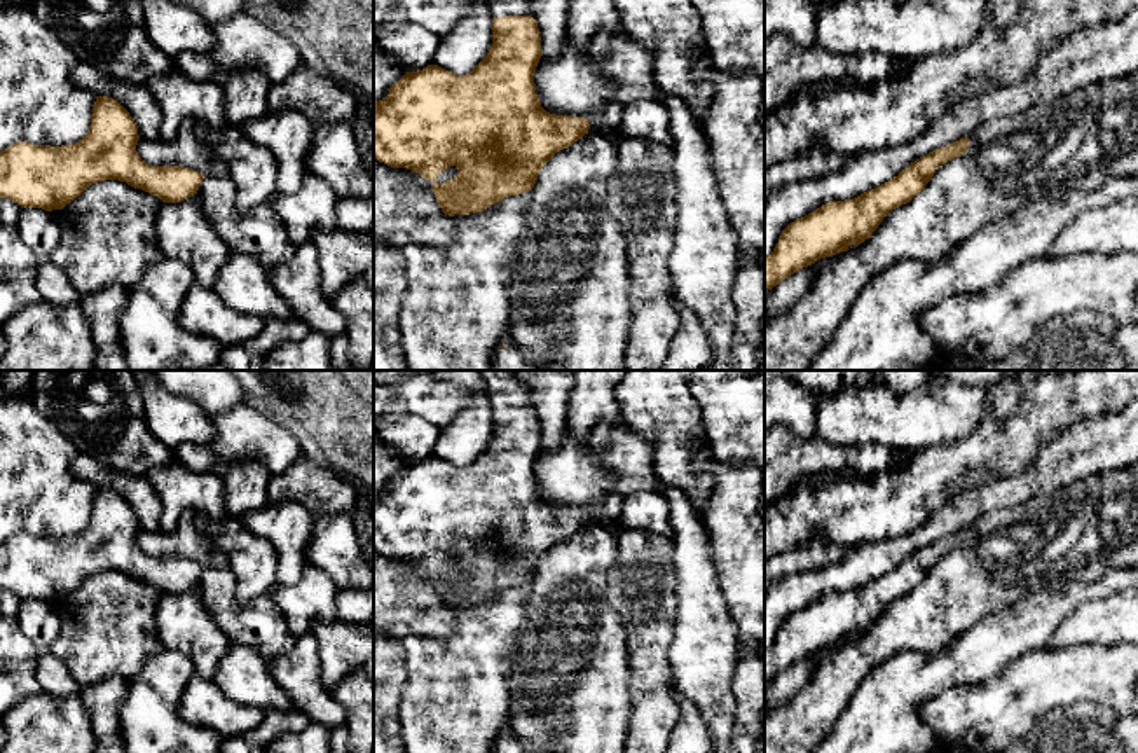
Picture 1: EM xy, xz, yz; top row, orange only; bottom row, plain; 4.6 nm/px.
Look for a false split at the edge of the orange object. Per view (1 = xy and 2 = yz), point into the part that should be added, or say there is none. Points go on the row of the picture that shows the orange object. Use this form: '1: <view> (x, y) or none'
1: none
2: none

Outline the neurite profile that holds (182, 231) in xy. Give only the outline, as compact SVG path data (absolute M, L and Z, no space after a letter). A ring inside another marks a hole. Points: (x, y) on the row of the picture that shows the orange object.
M194 194L180 203L162 203L155 220L155 245L162 259L185 264L194 285L213 288L230 246L216 234Z

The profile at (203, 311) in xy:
M194 285L180 307L180 325L227 348L250 341L265 323L260 316L229 307L213 288Z

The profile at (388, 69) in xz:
M374 38L374 100L380 98L405 73L407 68L401 61Z

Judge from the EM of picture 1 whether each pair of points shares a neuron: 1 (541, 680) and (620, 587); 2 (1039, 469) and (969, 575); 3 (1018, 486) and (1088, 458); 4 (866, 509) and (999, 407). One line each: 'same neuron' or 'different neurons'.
1: different neurons
2: different neurons
3: same neuron
4: different neurons

